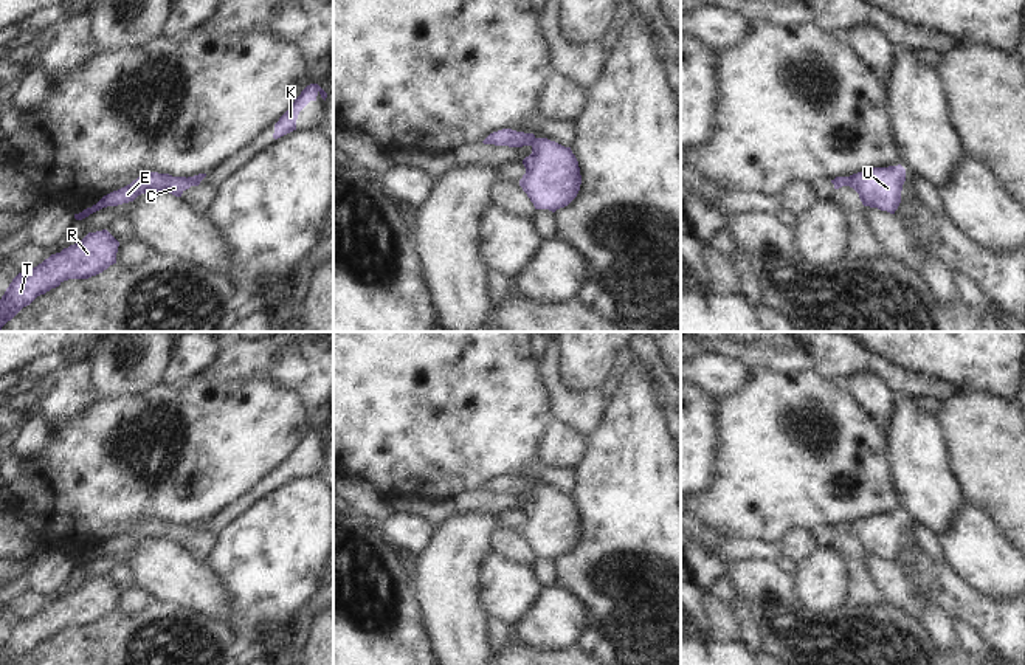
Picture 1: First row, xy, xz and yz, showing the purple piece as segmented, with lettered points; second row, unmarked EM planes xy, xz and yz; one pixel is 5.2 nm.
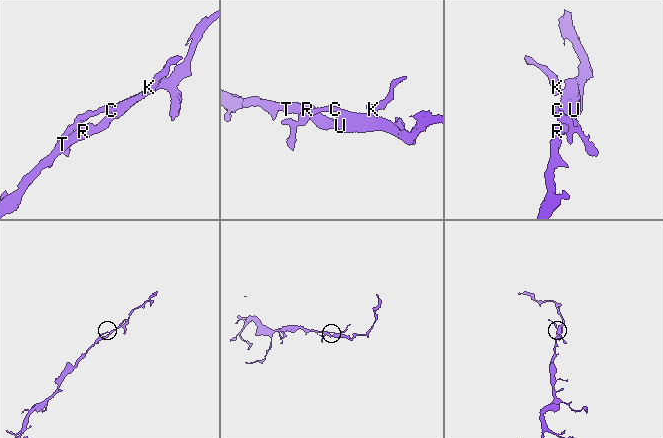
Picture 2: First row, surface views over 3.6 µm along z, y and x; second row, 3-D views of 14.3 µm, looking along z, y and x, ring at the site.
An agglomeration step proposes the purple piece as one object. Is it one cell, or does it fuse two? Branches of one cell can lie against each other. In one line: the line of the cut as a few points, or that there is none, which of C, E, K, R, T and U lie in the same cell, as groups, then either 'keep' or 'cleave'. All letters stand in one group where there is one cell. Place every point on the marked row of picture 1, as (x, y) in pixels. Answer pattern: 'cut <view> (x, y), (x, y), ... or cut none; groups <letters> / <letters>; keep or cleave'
cut none; groups C E K R T U; keep

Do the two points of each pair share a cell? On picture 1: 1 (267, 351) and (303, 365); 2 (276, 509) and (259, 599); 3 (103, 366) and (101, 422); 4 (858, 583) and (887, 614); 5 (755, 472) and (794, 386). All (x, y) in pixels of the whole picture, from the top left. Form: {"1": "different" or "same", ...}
{"1": "different", "2": "same", "3": "different", "4": "different", "5": "same"}

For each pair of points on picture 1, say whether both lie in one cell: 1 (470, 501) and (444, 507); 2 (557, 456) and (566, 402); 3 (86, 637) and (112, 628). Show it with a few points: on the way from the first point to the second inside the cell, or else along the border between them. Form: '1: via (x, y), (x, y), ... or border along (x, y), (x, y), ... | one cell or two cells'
1: via (464, 503), (450, 506) | one cell
2: border along (554, 419), (568, 422), (577, 433), (585, 436) | two cells
3: via (92, 637), (103, 637), (106, 634) | one cell

